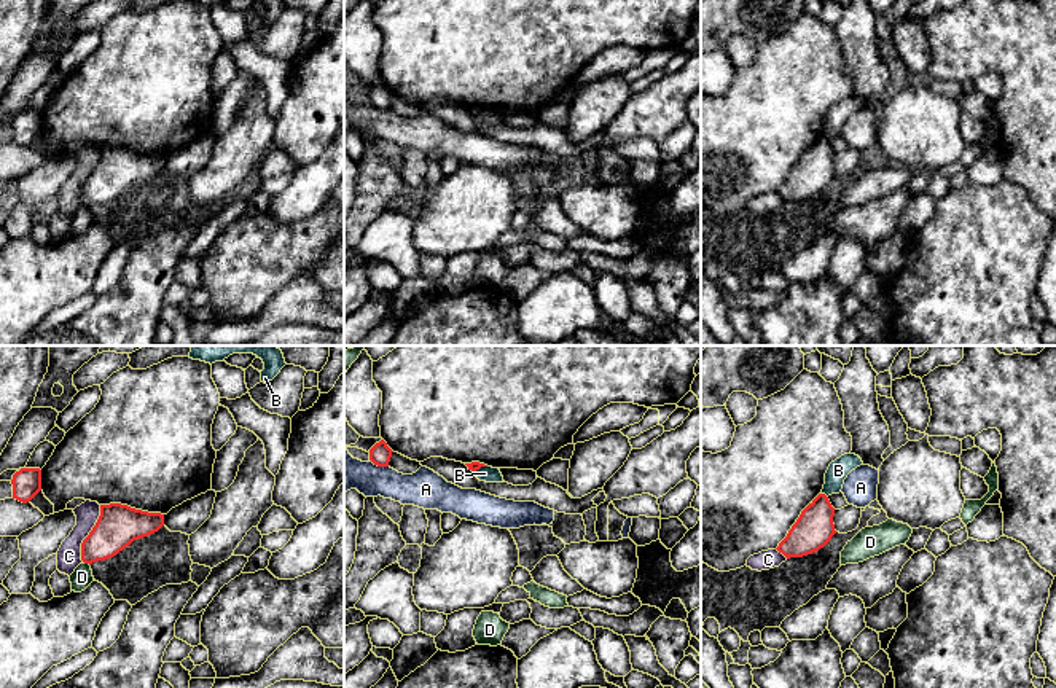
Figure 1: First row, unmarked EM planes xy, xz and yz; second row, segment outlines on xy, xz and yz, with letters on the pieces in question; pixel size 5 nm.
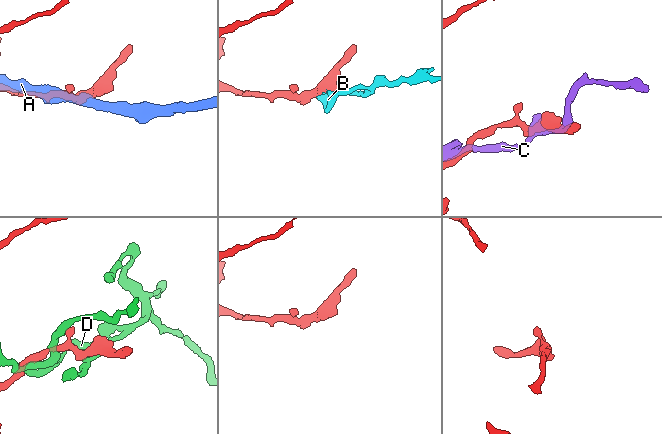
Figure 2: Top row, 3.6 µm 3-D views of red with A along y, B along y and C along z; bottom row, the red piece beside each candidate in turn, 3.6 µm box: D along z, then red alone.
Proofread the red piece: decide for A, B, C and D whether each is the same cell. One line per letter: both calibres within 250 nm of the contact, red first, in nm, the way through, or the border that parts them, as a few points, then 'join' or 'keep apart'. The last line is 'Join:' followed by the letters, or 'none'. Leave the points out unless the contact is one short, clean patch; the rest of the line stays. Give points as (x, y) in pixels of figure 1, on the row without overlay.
A: 110 nm thick on the red side, 180 nm on the other; keep apart
B: 200 nm thick on the red side, 110 nm on the other; border along yz (822, 136), (827, 140); keep apart
C: 220 nm thick on the red side, 130 nm on the other; keep apart
D: 220 nm thick on the red side, 100 nm on the other; keep apart
Join: none

